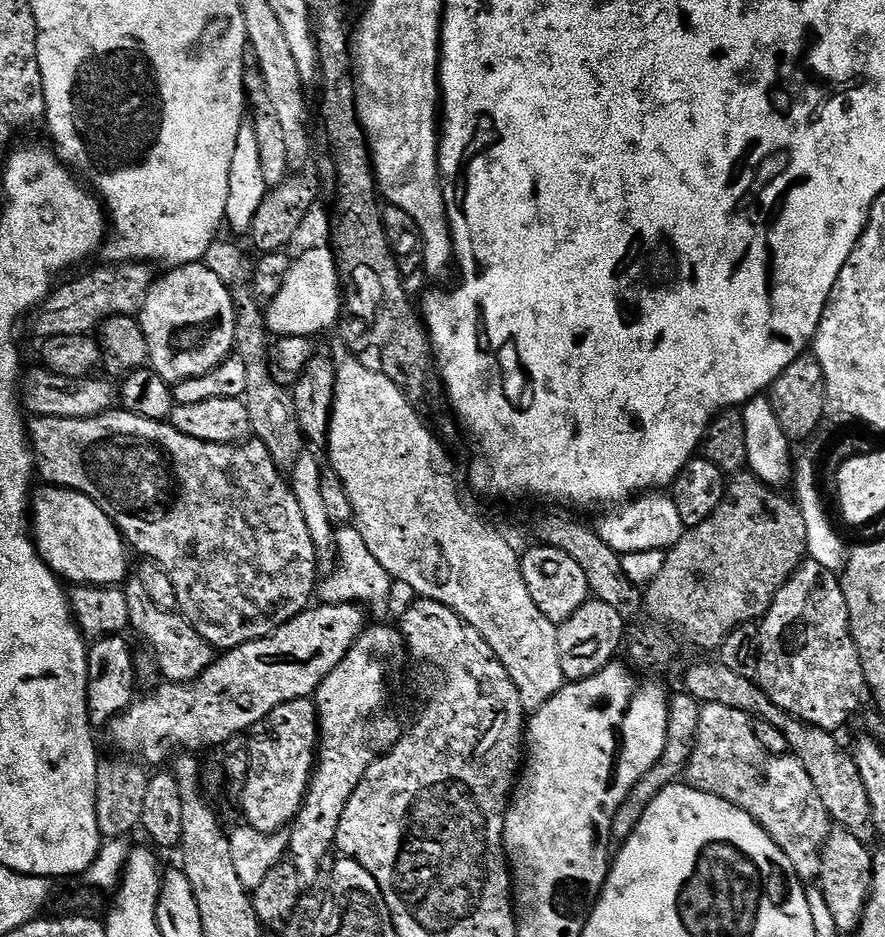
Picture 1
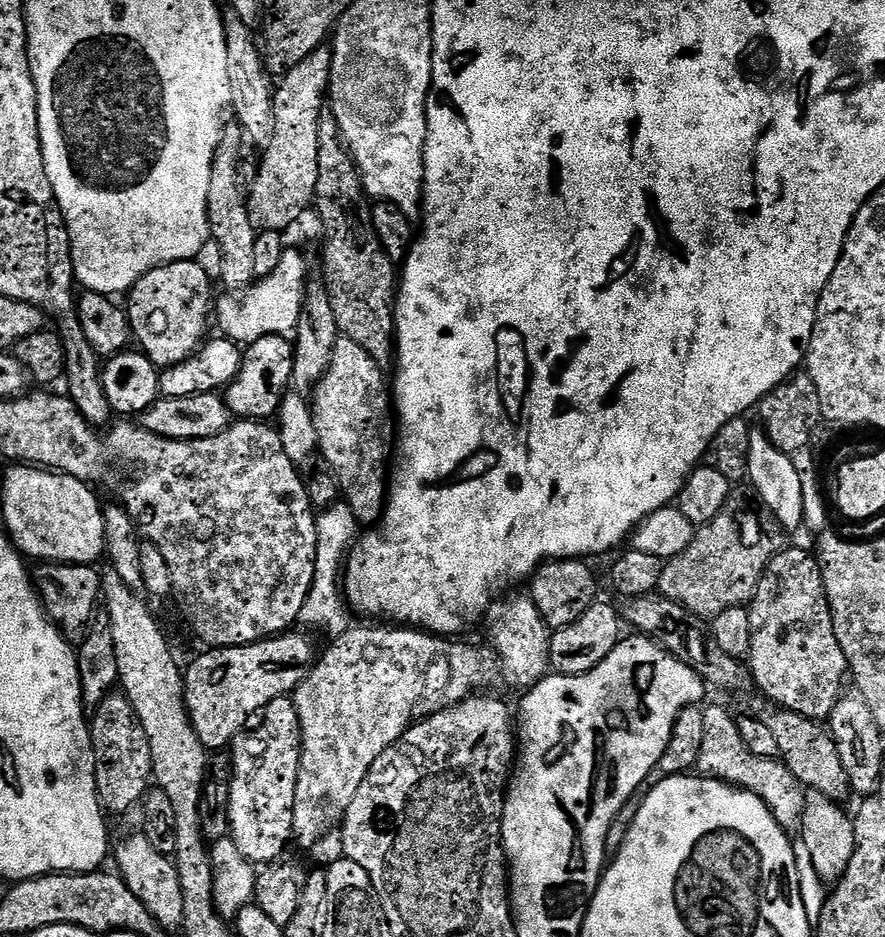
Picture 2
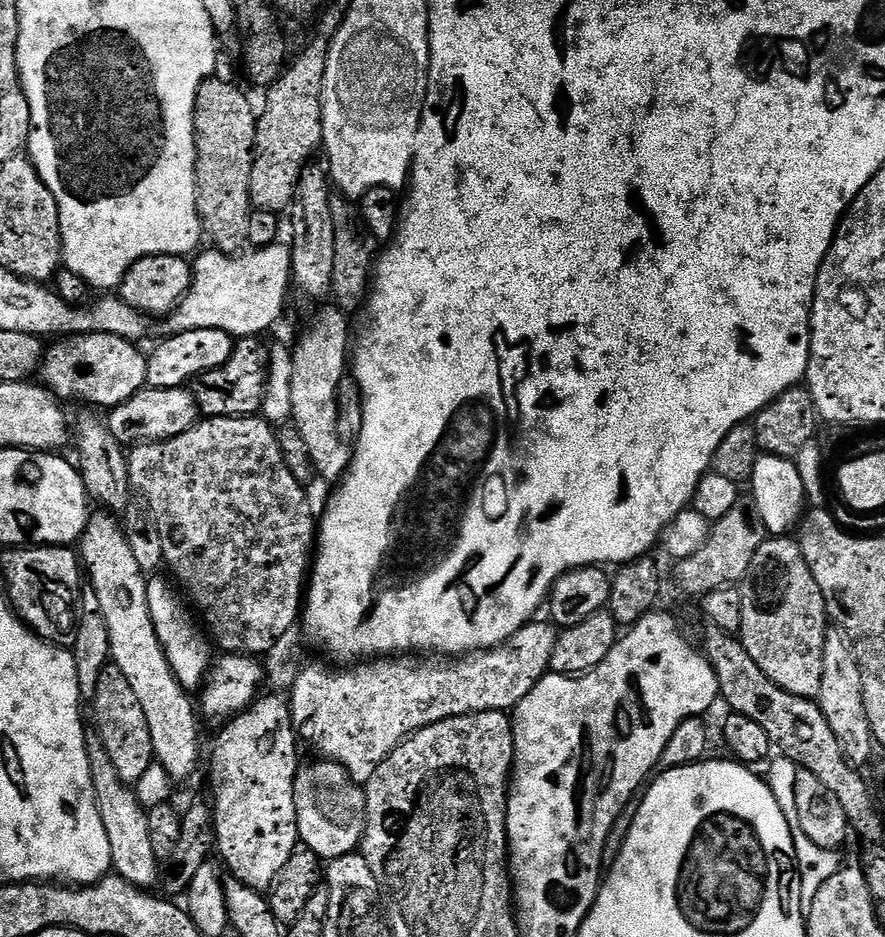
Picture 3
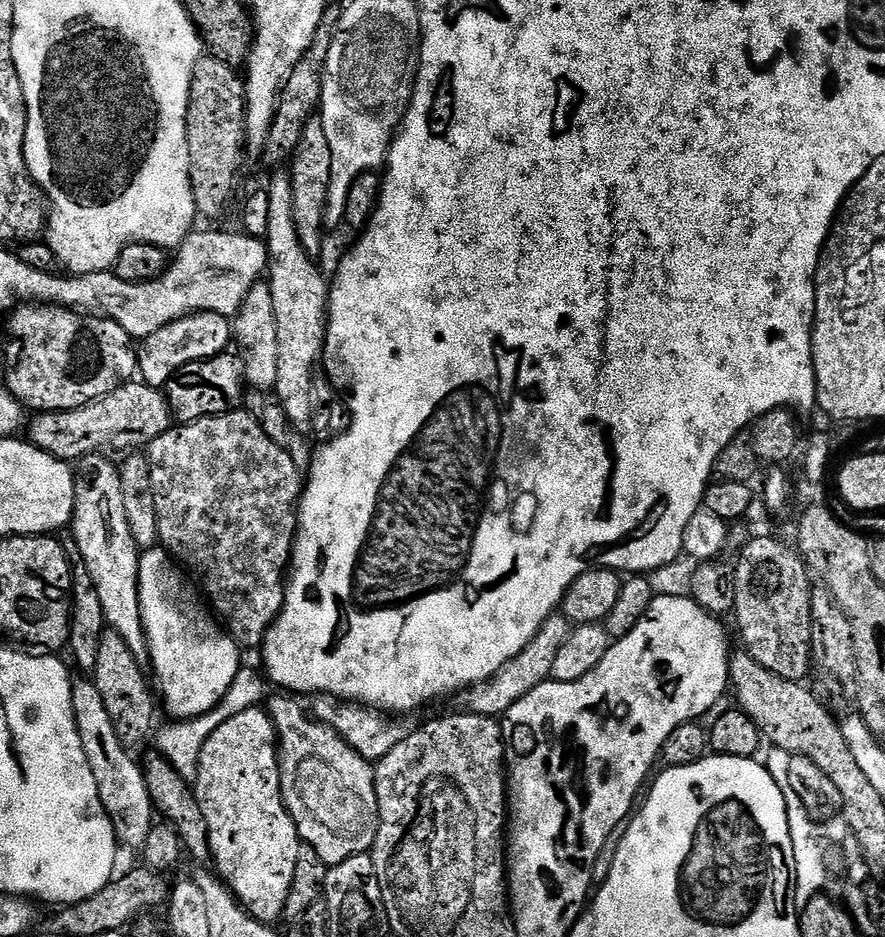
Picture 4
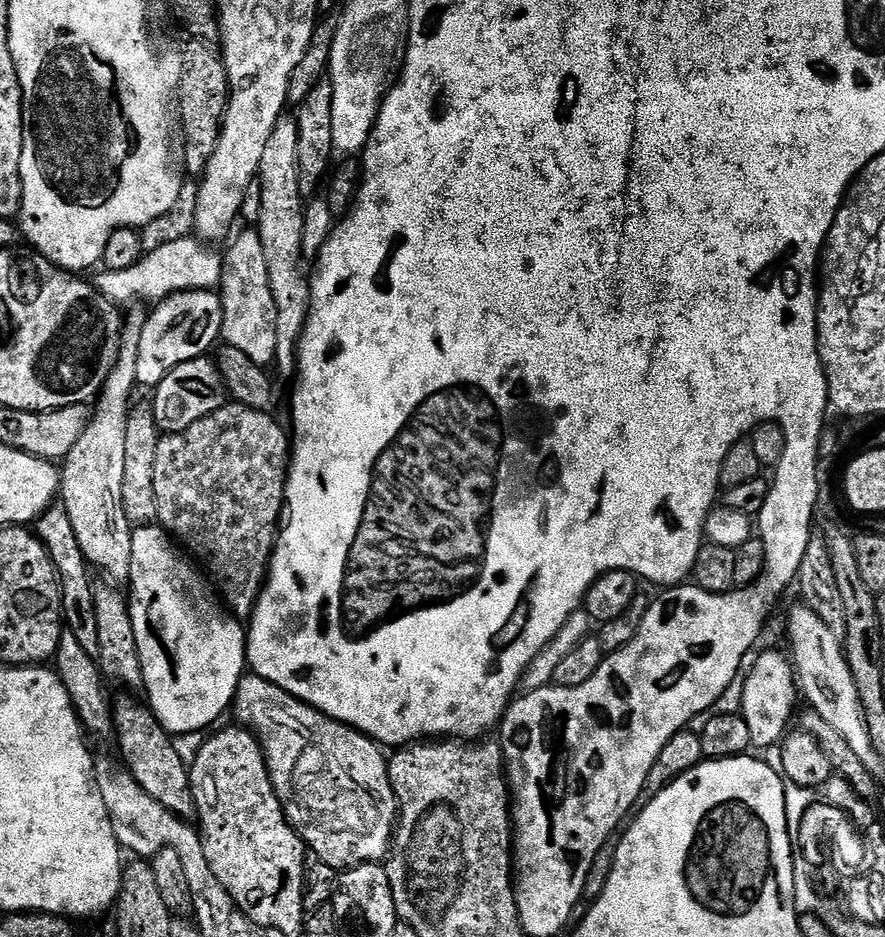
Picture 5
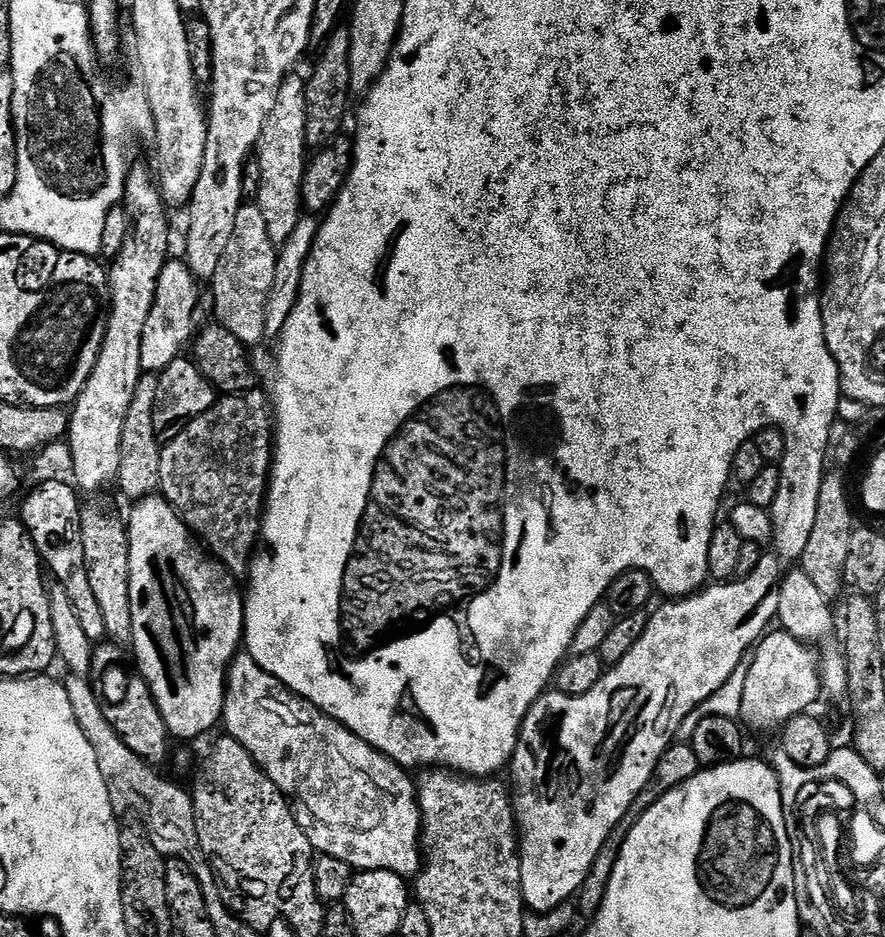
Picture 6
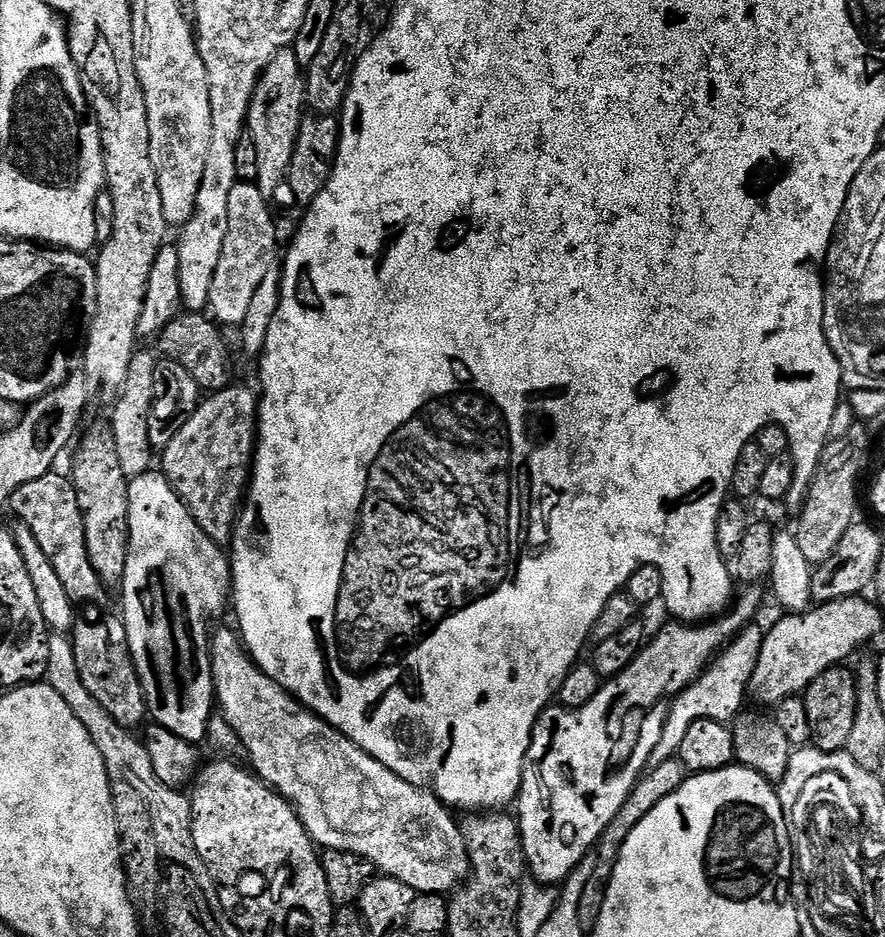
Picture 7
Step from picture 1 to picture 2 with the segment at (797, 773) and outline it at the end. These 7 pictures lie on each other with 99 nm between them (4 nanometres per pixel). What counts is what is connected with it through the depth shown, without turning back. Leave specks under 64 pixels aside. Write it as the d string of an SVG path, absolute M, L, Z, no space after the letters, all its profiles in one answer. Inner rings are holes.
M705 707L704 717L706 735L702 741L702 754L698 754L699 771L713 780L722 780L725 784L745 788L747 792L762 798L781 828L795 829L800 822L805 789L796 781L794 774L790 774L788 767L779 759L758 758L758 754L751 752L738 734L737 717L731 716L726 709Z

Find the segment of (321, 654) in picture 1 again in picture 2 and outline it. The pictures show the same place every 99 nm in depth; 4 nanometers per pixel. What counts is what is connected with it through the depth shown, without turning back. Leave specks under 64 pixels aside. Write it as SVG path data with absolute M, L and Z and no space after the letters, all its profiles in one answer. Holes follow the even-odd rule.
M289 630L237 648L208 648L186 668L184 705L188 708L188 720L205 749L227 749L249 727L248 719L255 712L256 715L263 713L274 698L296 691L314 663L312 644L303 634L300 630Z

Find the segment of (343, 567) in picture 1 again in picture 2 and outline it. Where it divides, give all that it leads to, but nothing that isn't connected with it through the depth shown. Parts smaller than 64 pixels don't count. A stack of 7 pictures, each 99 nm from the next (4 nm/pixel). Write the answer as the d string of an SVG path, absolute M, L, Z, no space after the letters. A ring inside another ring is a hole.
M343 500L335 501L317 515L314 578L311 580L310 592L299 611L297 623L305 629L320 630L328 634L328 638L332 640L348 632L352 627L351 611L342 591L340 573L347 550L355 539L356 527L358 527L357 518L352 508Z

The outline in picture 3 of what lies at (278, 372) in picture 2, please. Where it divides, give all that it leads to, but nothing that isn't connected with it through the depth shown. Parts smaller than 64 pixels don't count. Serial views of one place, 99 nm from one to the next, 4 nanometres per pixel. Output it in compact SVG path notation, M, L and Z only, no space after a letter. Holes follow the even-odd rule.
M245 336L232 346L230 358L222 366L203 372L191 381L190 391L196 396L201 413L210 416L254 416L263 409L264 394L268 391L270 352L264 349L263 339Z

